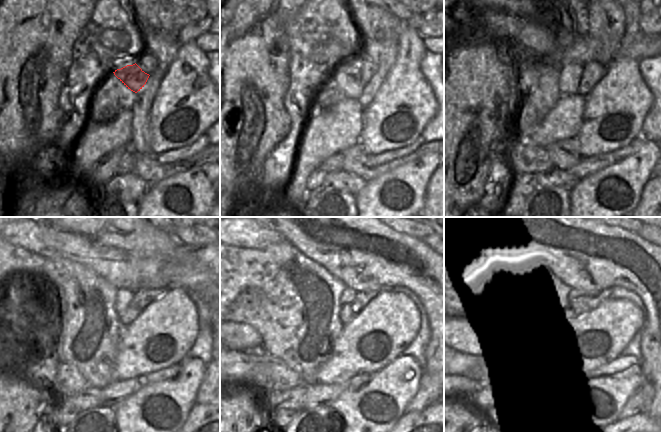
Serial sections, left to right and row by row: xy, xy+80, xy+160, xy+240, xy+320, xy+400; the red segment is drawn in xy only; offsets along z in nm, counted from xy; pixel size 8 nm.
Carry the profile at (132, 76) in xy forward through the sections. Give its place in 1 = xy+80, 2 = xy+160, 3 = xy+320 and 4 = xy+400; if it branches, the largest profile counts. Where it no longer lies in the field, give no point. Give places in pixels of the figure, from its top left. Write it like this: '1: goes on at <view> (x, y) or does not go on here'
1: goes on at xy+80 (345, 75)
2: goes on at xy+160 (569, 78)
3: goes on at xy+320 (348, 294)
4: goes on at xy+400 (574, 293)

